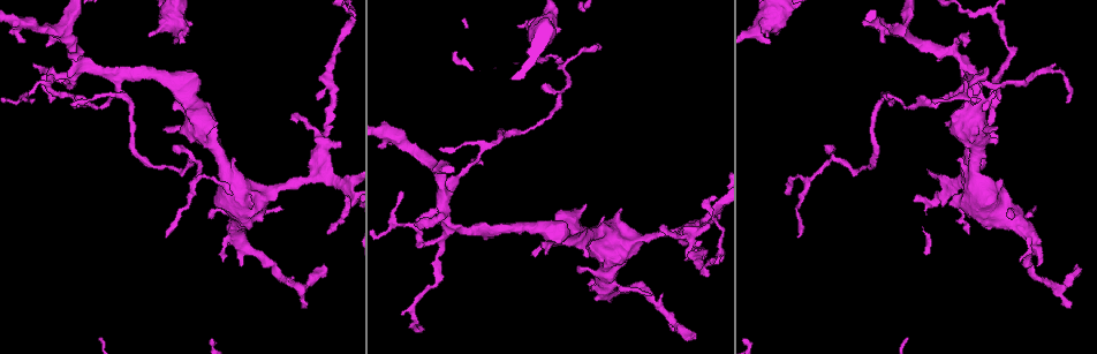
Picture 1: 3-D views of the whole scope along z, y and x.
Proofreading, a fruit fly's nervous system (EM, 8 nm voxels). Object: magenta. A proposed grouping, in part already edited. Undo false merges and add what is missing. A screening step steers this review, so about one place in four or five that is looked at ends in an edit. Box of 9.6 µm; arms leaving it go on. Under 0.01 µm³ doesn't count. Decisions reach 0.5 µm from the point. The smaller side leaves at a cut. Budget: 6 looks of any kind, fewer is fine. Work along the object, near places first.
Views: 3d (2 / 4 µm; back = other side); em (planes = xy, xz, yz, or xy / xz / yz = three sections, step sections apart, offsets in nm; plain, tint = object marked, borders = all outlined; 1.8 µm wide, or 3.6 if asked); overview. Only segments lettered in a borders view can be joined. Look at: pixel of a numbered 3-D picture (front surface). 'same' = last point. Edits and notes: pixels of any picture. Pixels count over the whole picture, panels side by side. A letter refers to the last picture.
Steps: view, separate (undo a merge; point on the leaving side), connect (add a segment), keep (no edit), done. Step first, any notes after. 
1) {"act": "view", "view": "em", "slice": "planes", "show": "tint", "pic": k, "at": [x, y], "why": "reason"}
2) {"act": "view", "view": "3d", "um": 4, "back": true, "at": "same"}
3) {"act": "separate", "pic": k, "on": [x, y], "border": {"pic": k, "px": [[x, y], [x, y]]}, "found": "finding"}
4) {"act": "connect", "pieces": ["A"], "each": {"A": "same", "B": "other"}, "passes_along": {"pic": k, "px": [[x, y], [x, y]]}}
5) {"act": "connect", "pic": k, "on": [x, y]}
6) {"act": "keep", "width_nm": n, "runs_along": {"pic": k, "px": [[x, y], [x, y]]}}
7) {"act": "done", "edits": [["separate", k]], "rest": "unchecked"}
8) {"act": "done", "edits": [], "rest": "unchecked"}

{"act": "view", "view": "em", "slice": "planes", "show": "plain", "pic": 1, "at": [323, 265], "why": "free end"}

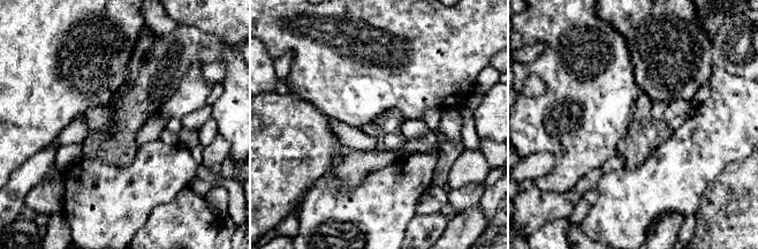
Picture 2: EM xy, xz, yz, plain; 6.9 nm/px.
{"act": "view", "view": "em", "slice": "planes", "show": "borders", "at": "same", "why": "what lies round it"}

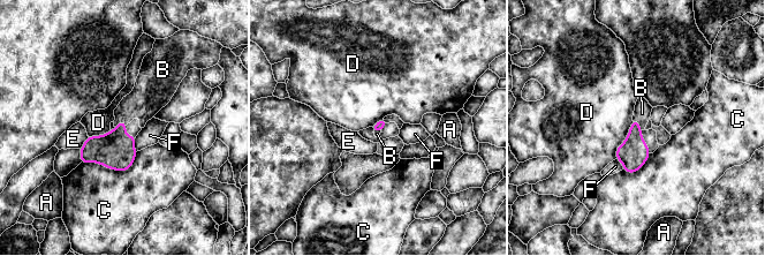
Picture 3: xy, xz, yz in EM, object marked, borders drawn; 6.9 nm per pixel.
{"act": "connect", "pieces": ["B"], "each": {"A": "other", "B": "same", "C": "other", "D": "other", "E": "other", "F": "other"}, "passes_along": {"pic": 3, "px": [[115, 150], [120, 121], [148, 98]]}, "found": "it goes on there"}

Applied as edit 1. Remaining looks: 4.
{"act": "view", "view": "overview"}

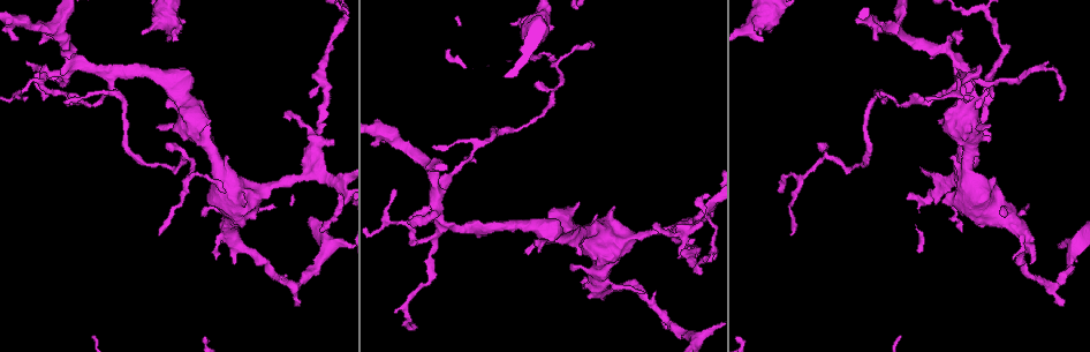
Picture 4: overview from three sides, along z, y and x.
{"act": "view", "view": "3d", "um": 4, "pic": 4, "at": [598, 273], "why": "calibre changes"}

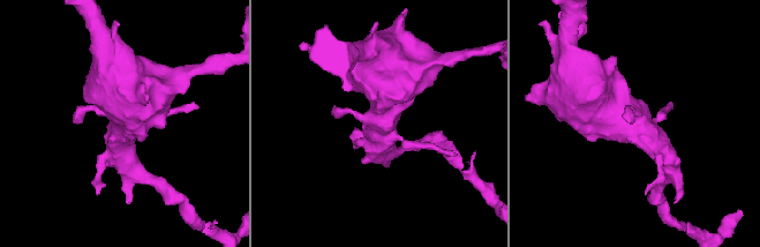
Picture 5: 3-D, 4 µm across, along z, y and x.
{"act": "view", "view": "em", "slice": "planes", "show": "borders", "pic": 5, "at": [380, 125]}

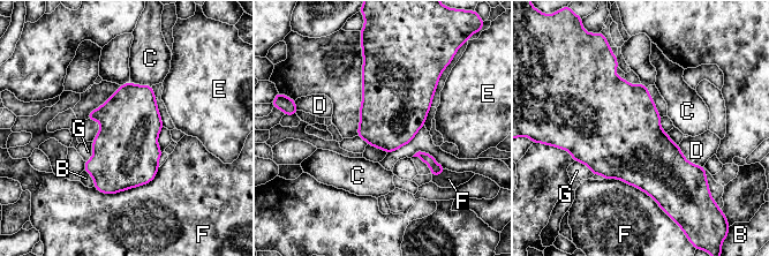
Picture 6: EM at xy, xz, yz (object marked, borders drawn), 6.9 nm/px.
{"act": "keep", "width_nm": 460, "each": {"B": "other", "C": "other", "D": "other", "E": "other", "F": "other", "G": "other"}, "border": {"pic": 6, "px": [[129, 82], [151, 87]]}, "found": "one cell here"}

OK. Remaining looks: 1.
{"act": "view", "view": "em", "um": 3.6, "slice": "xz", "step": 16, "show": "borders", "pic": 4, "at": [526, 24], "why": "calibre changes"}

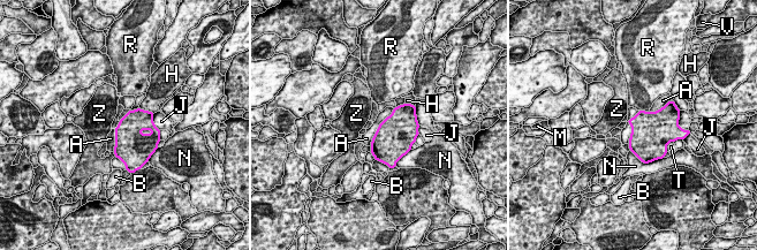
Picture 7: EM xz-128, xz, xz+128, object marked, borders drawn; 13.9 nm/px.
{"act": "keep", "each": {"A": "other", "B": "other", "H": "other", "J": "other", "M": "other", "N": "other", "R": "other", "T": "other", "V": "other", "Z": "other"}, "found": "one cell here"}

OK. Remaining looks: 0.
{"act": "done", "edits": [["connect", 3]], "rest": "unchecked"}

